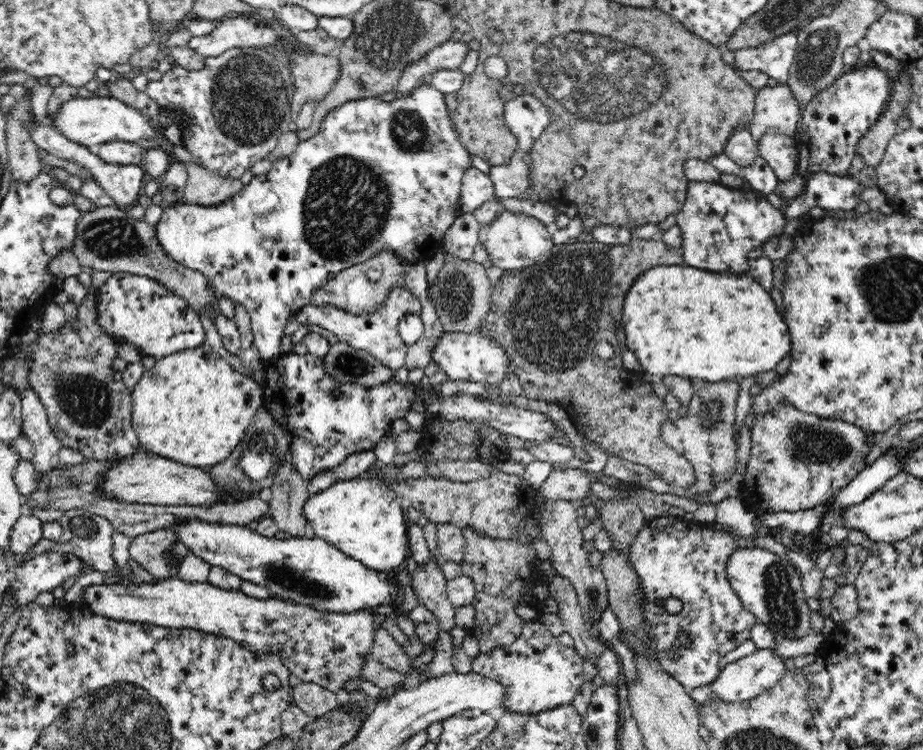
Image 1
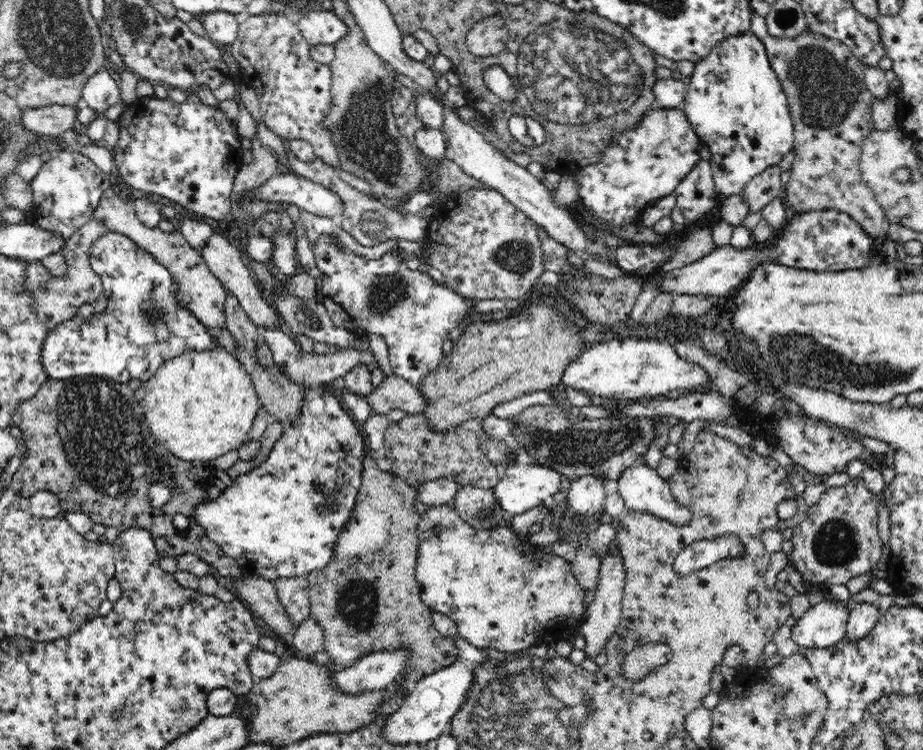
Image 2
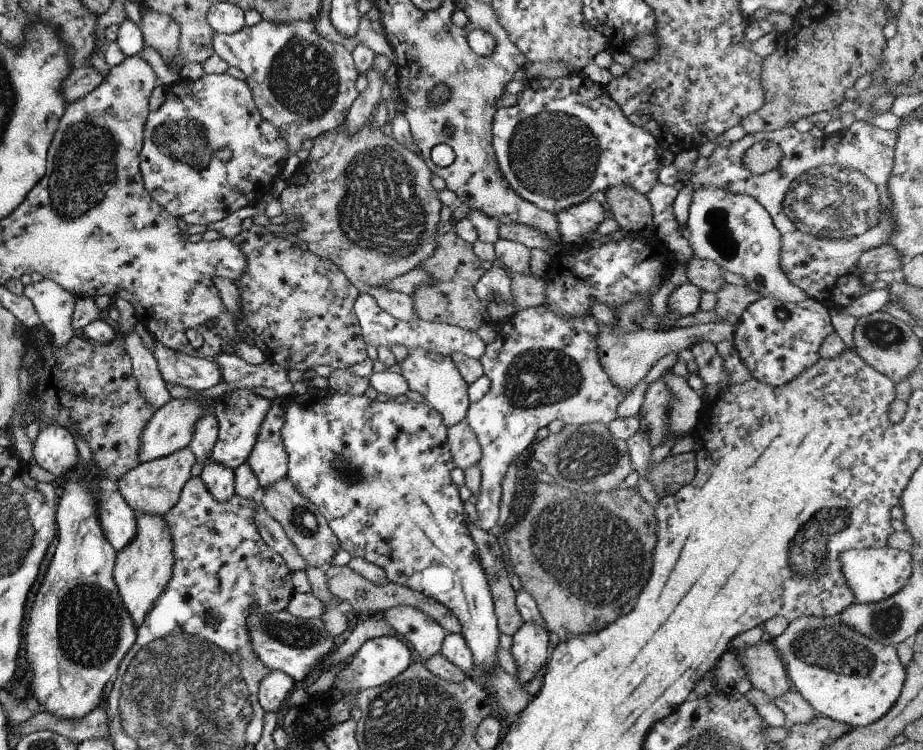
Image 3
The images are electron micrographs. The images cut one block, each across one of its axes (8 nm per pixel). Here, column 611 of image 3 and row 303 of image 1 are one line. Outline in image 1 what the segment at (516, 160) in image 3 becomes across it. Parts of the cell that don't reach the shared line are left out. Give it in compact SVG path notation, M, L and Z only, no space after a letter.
M124 270L114 273L98 288L98 292L100 323L104 329L122 342L135 345L143 356L151 354L159 359L205 343L205 331L199 314L155 279L129 274Z

